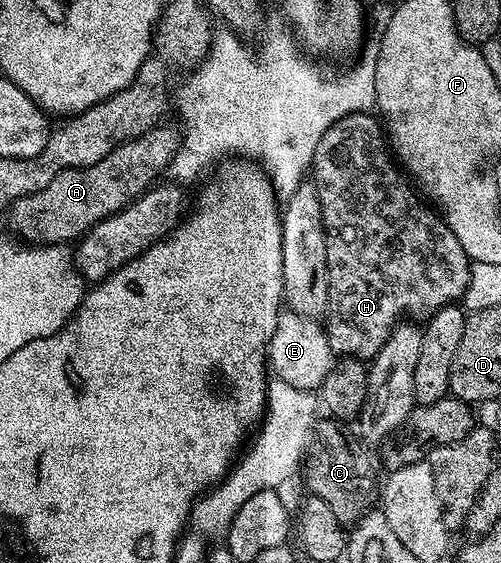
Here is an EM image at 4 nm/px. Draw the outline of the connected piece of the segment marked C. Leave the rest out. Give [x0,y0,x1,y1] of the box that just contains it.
[301,423,377,526]

